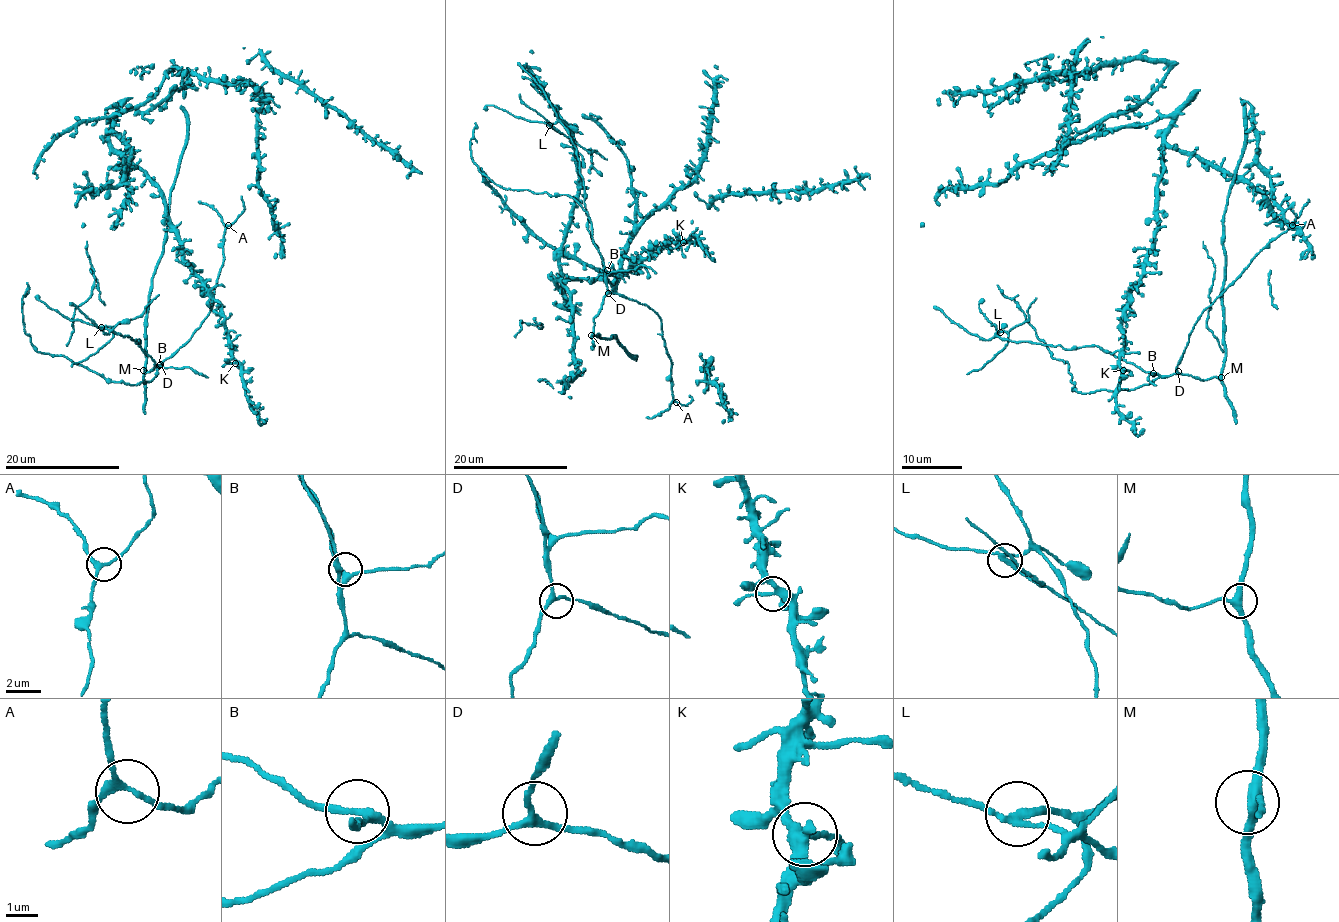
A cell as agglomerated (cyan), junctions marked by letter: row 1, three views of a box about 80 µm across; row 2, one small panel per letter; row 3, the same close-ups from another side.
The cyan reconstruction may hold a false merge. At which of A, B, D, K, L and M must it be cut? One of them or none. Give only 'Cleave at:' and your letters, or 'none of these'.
Cleave at: L

